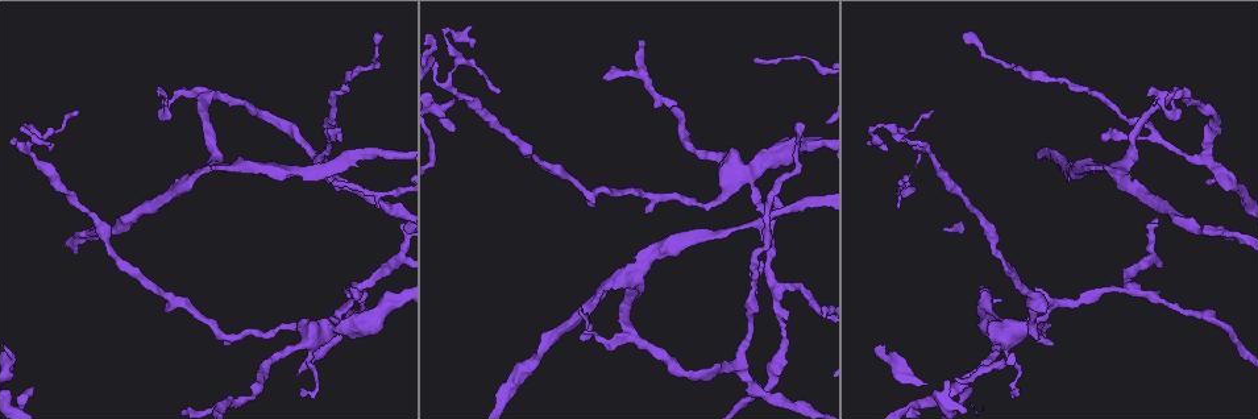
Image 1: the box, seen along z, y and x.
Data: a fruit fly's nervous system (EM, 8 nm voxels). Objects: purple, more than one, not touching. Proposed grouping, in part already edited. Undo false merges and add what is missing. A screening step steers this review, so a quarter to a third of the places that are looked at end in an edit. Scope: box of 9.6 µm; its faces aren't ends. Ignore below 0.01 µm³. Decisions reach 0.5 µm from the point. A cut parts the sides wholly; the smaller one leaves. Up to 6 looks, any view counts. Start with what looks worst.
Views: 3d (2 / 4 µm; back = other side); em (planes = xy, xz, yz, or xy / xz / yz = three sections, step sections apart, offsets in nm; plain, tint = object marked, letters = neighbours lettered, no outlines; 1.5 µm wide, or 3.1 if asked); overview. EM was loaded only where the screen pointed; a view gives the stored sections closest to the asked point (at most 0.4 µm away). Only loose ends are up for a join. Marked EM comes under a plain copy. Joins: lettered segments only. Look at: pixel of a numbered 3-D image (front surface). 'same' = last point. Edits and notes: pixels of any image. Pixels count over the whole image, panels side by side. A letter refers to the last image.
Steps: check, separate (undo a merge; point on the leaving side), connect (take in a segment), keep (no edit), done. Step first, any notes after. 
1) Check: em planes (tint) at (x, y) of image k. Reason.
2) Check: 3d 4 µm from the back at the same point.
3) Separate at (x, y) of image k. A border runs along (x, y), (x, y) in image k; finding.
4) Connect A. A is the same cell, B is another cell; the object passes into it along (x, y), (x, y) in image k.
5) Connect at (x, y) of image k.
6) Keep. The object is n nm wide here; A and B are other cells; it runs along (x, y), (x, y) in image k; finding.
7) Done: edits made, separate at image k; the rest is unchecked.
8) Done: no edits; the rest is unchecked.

Check: 3d 4 µm at (589, 330) of image 1. Abrupt turn.

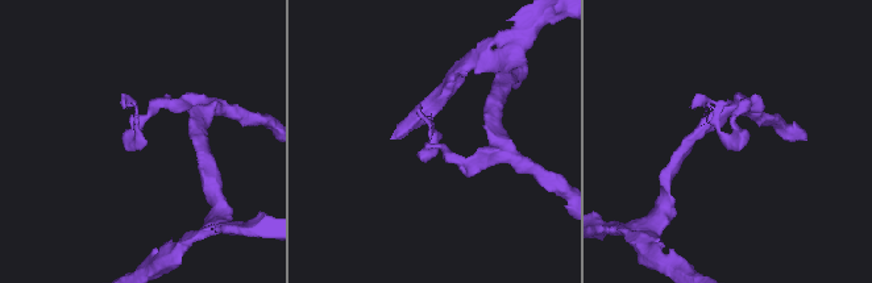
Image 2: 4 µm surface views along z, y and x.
Check: em planes (letters) at (732, 135) of image 2.

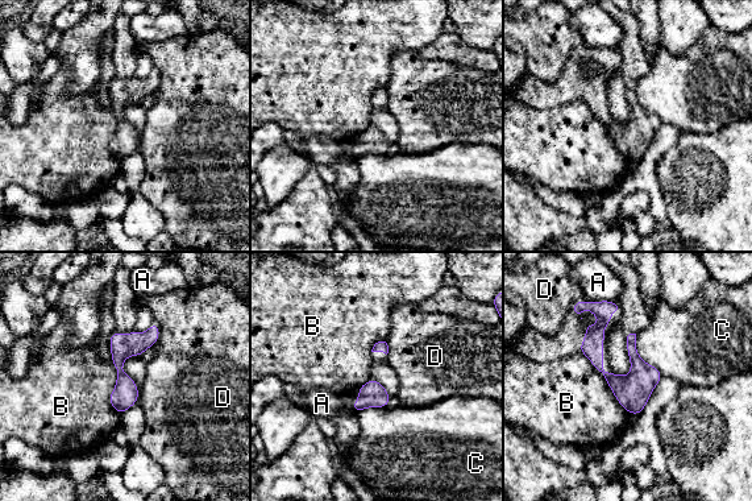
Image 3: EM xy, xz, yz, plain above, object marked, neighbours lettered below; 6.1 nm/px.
Keep. A, B, C and D are other cells; all the same cell.

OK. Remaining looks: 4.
Check: 3d 4 µm at (1034, 288) of image 1. An open end.

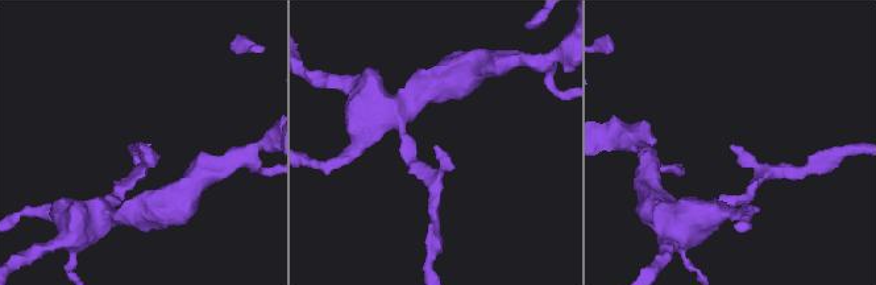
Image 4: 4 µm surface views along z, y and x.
Check: em planes (letters) at (436, 149) of image 4. Now the EM.

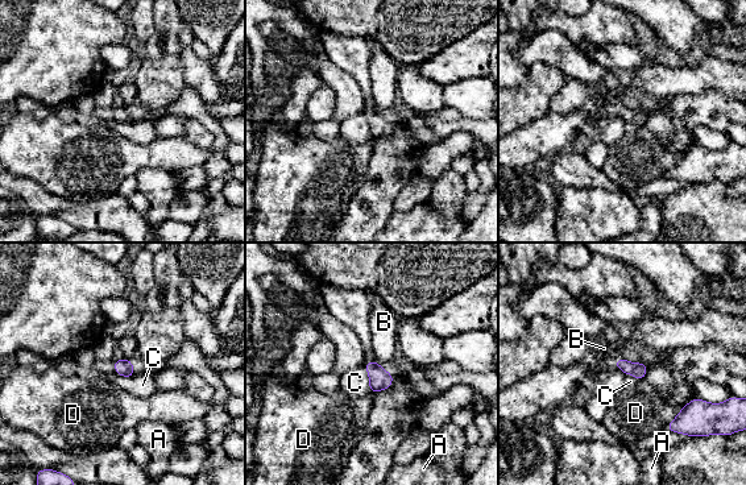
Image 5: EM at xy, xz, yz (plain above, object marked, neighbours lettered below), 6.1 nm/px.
Connect B. B is the same cell, A, C and D are other cells; the object passes into it along (638, 370), (614, 361), (604, 348) in image 5; the cell continues.

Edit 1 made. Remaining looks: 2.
Check: overview. See it whole again.

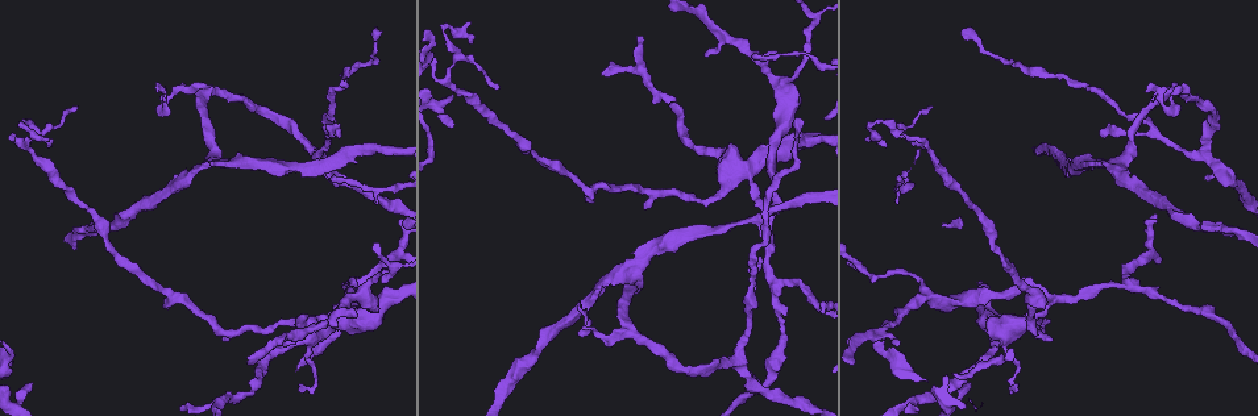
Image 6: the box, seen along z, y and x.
Check: em planes (letters) at (776, 282) of image 6. Three arms meet.

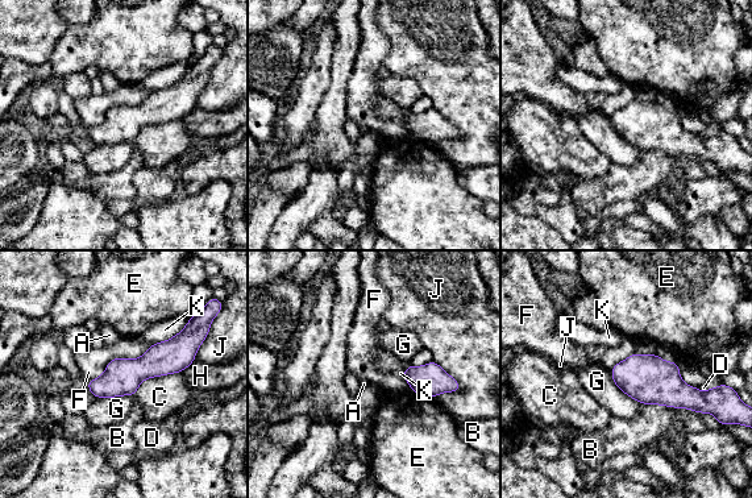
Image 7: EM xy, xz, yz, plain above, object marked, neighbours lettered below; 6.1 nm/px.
Keep. The longest contact is with F, 460 nm; A, B, C, D, E, F, G, H, J and K are other cells; it runs along (188, 336), (167, 357), (90, 385) in image 7; all the same cell.

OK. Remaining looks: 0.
Done: edits made, connect at image 5; the rest is unchecked.

